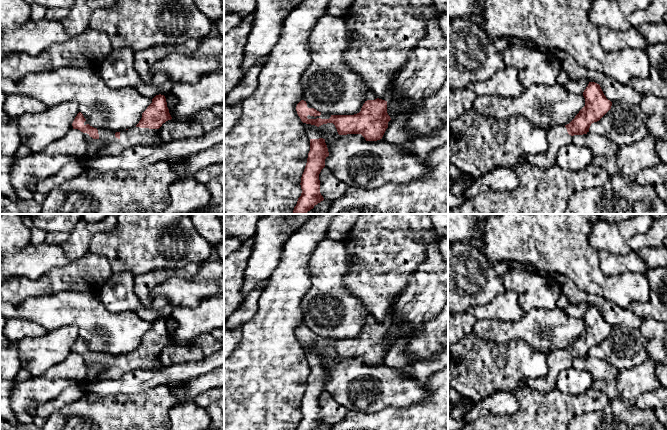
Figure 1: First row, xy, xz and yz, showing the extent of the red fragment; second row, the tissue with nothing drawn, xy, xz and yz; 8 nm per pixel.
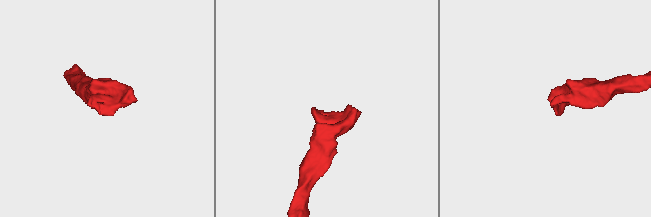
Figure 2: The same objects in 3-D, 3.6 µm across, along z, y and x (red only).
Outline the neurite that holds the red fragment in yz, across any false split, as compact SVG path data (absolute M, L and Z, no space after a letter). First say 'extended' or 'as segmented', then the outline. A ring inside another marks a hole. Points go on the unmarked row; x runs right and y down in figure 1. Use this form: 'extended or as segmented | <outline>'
extended | M589 306L583 316L585 330L567 349L556 349L548 354L549 371L545 377L530 379L526 385L539 392L549 392L556 388L559 374L573 367L574 359L589 356L592 347L599 345L610 333L612 326L606 322L599 308Z

